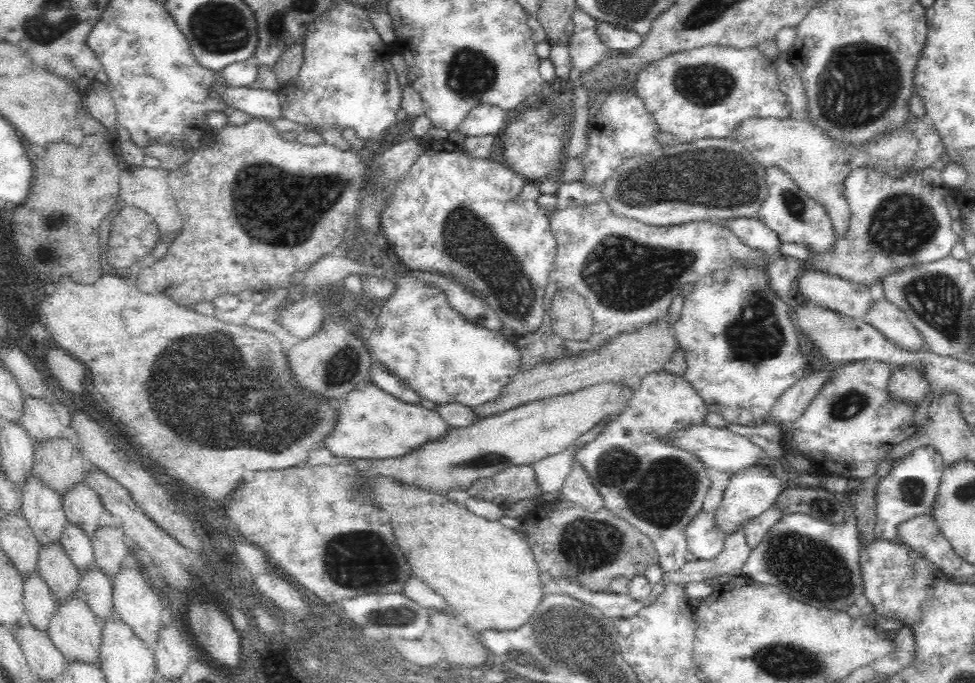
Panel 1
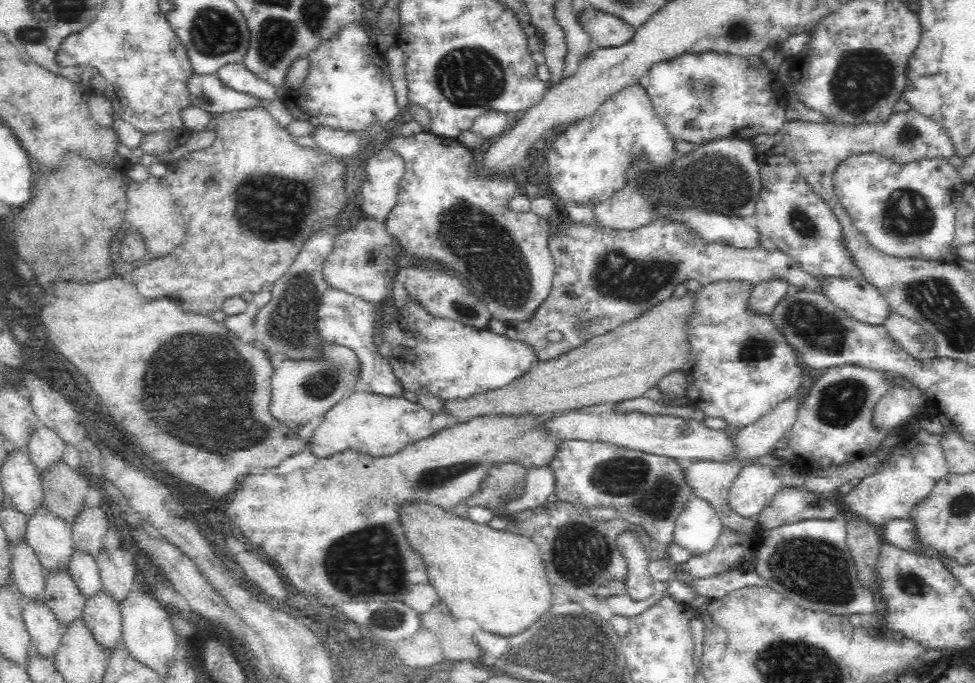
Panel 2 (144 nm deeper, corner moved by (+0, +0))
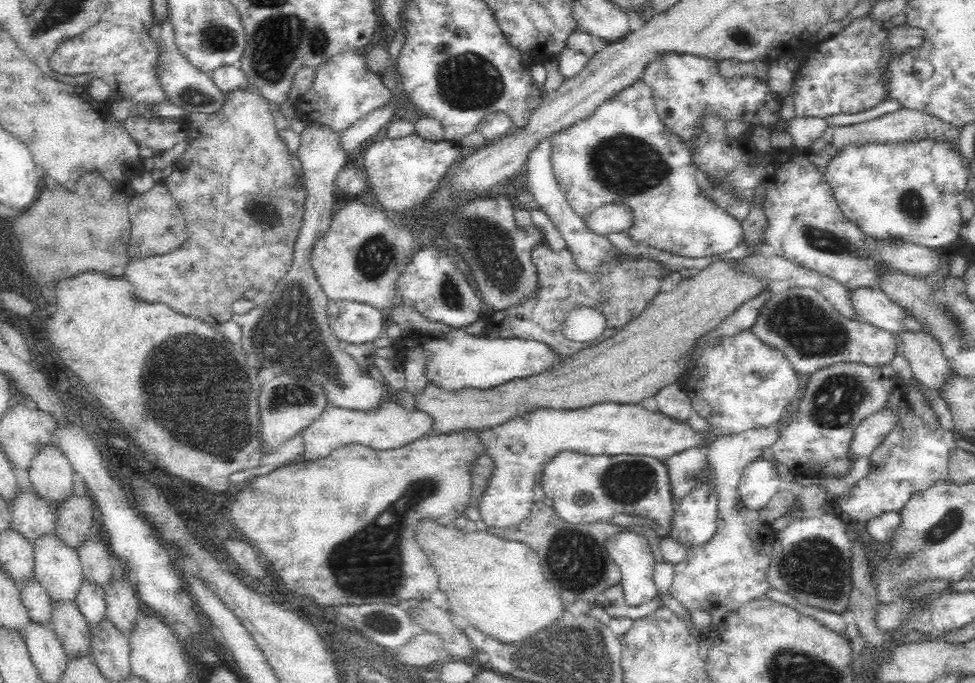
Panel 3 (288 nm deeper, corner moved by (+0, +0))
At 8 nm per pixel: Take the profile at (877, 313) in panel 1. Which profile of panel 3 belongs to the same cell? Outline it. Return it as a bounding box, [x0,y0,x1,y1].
[896,328,952,390]

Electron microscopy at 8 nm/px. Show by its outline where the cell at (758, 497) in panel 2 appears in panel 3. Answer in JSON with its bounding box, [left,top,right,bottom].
[738,458,780,512]

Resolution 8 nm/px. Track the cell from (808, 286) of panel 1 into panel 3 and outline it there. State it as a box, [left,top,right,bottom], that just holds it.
[846,286,922,332]

